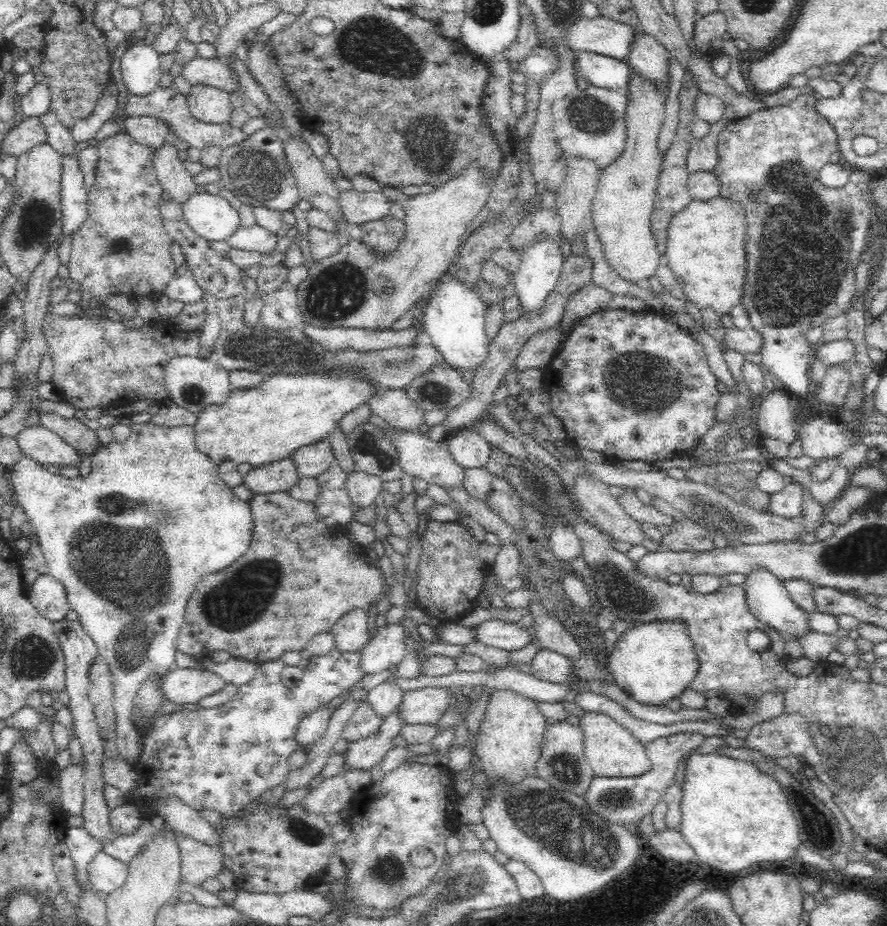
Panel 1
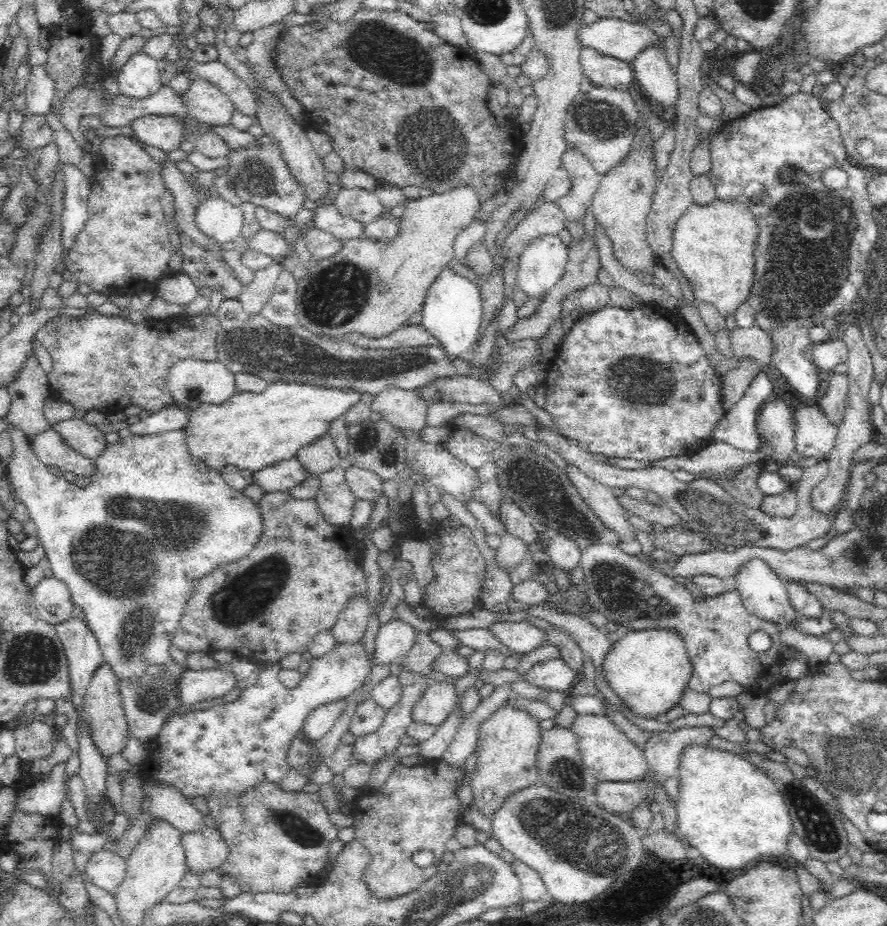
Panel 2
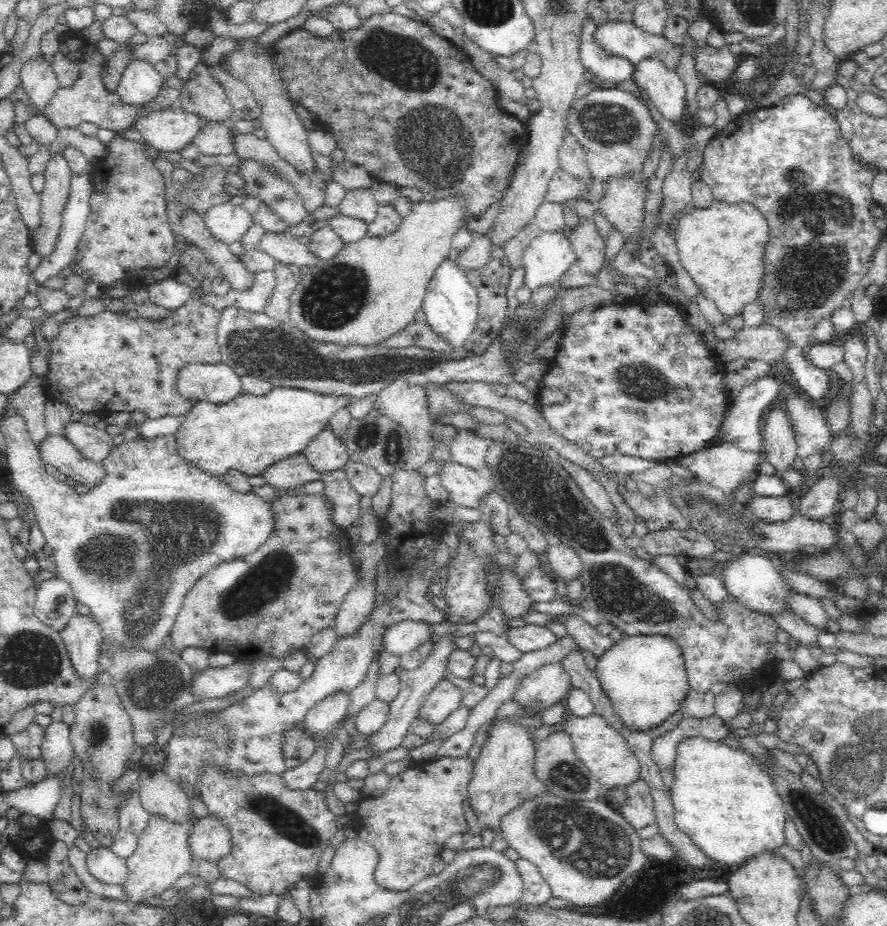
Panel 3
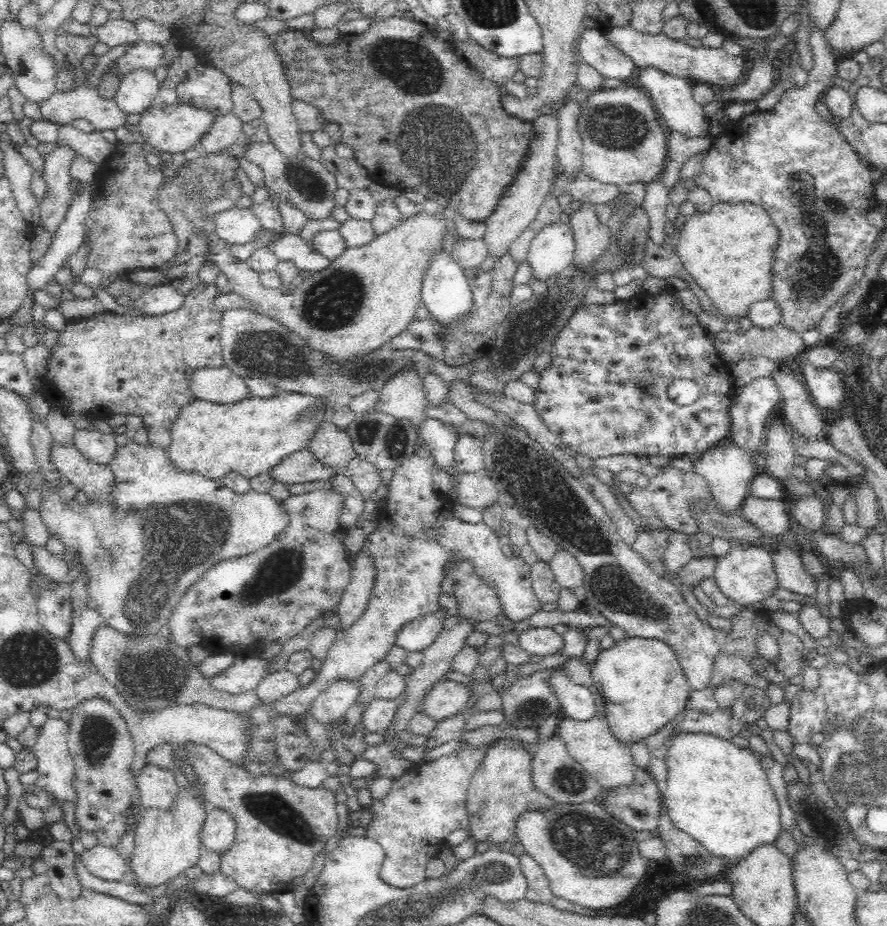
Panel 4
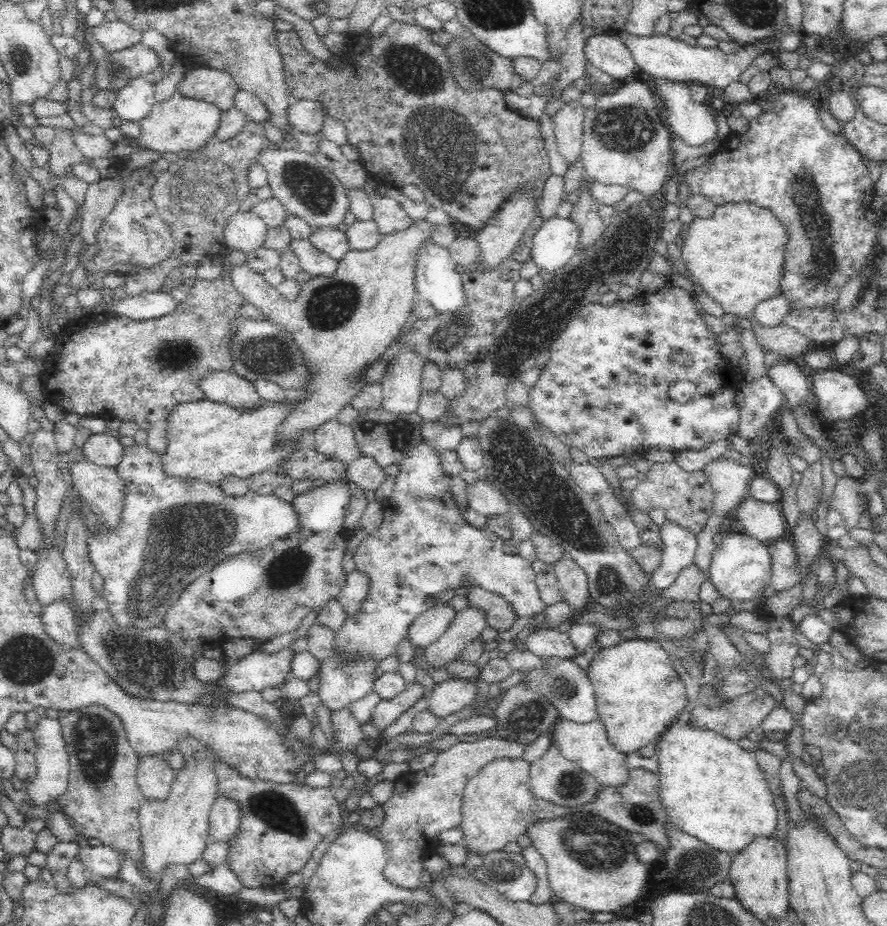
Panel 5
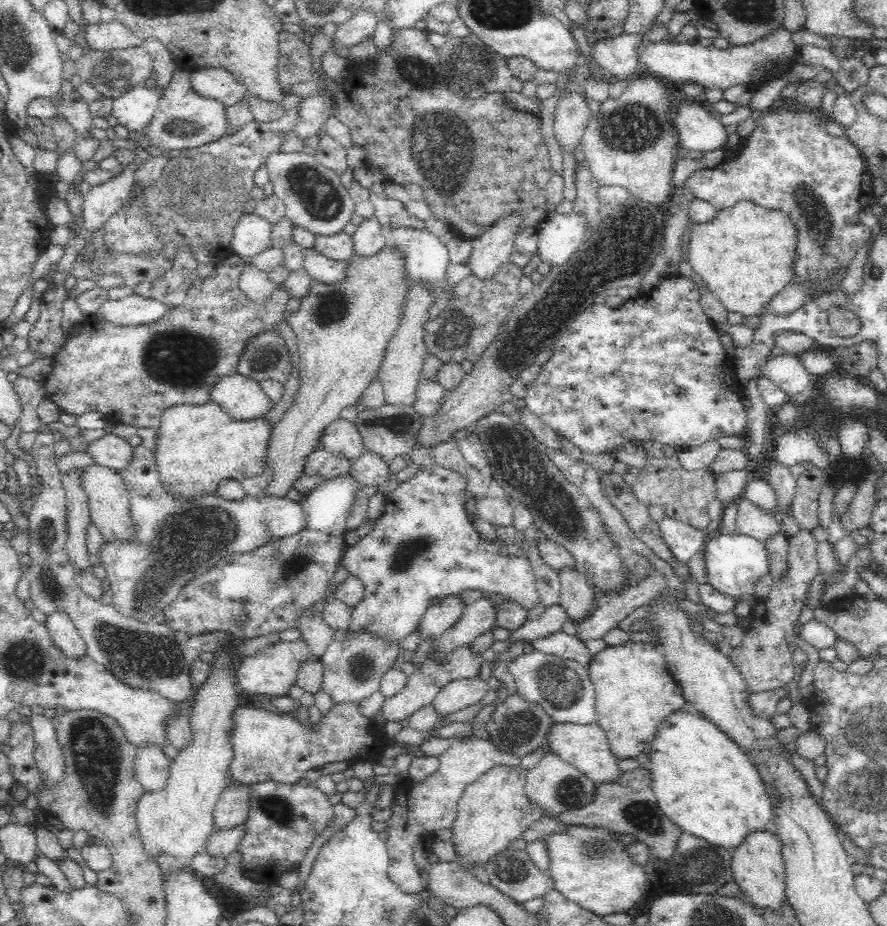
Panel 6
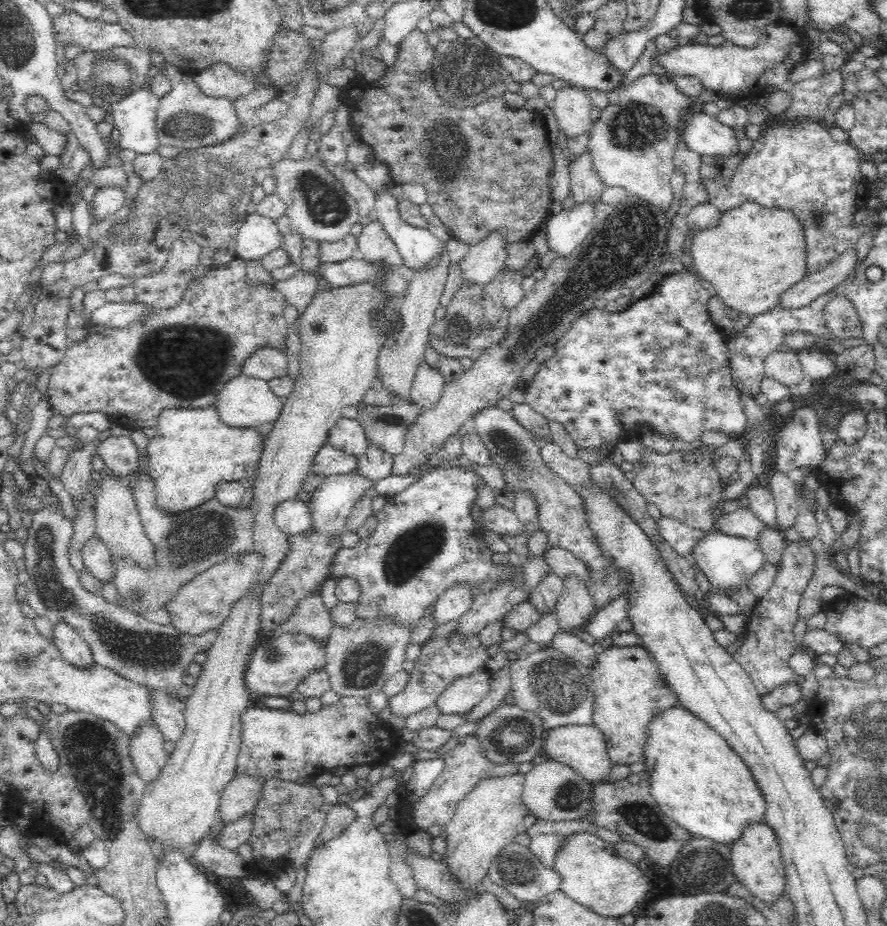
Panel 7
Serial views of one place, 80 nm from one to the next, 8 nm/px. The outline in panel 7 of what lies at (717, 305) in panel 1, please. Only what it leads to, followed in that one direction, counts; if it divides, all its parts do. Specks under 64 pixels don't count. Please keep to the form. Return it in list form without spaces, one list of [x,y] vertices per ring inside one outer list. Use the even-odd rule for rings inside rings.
[[[752,201],[722,211],[720,222],[716,226],[692,232],[686,255],[687,261],[696,268],[697,276],[714,291],[715,296],[722,299],[727,308],[748,316],[756,316],[774,308],[788,288],[808,275],[804,259],[804,231],[796,215],[776,207],[766,208]]]

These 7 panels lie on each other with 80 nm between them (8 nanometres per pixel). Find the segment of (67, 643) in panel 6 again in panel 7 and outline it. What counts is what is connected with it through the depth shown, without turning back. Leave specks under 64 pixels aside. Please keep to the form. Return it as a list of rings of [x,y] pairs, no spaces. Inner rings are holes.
[[[59,621],[50,628],[54,630],[52,640],[63,659],[79,668],[90,668],[93,654],[89,644],[78,635],[78,632],[64,621]]]

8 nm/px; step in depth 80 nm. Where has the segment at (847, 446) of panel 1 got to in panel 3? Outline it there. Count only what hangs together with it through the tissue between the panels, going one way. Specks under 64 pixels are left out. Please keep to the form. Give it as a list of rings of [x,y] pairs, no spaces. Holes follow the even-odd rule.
[[[783,382],[780,389],[786,394],[785,411],[788,413],[791,429],[795,432],[797,456],[805,459],[814,453],[828,452],[834,436],[822,415],[822,409],[801,392],[796,384]]]

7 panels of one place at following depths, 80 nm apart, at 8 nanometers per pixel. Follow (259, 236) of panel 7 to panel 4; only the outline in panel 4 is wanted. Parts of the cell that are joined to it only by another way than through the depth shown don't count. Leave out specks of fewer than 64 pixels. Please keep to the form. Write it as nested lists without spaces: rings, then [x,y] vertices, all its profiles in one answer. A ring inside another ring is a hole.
[[[232,206],[228,210],[212,214],[209,220],[214,223],[214,234],[230,245],[253,242],[256,230],[261,228],[260,221],[251,207]]]

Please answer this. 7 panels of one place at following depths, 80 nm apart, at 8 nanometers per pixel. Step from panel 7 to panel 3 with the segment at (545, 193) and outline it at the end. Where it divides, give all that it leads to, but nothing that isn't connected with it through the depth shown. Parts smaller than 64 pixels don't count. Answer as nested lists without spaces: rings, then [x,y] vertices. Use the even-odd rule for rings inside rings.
[[[391,11],[374,14],[361,19],[362,25],[351,30],[336,30],[330,37],[319,38],[310,35],[308,30],[299,28],[280,38],[274,46],[273,54],[277,68],[284,81],[285,90],[293,100],[299,101],[312,112],[318,122],[324,124],[325,130],[334,135],[336,148],[344,152],[348,163],[364,167],[374,178],[399,187],[416,187],[429,192],[432,197],[448,198],[448,196],[465,196],[465,210],[468,216],[476,216],[484,212],[490,204],[503,198],[510,184],[521,149],[526,144],[527,127],[519,118],[504,113],[496,97],[498,91],[483,75],[474,69],[472,62],[460,47],[452,45],[448,40],[435,34],[426,22],[417,22],[406,16],[394,14]]]

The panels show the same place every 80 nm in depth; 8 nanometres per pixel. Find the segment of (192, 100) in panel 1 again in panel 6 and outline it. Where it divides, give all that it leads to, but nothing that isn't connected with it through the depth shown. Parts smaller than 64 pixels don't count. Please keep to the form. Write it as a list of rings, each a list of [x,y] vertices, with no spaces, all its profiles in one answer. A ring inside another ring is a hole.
[[[224,68],[188,69],[191,90],[204,98],[219,100],[224,106],[236,104],[249,93]]]

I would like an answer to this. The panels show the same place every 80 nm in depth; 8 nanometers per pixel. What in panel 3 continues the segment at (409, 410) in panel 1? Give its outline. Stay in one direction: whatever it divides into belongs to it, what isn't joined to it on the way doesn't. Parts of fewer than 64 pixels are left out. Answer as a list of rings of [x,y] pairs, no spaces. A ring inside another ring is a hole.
[[[398,379],[387,384],[380,392],[377,392],[377,398],[374,401],[373,408],[379,411],[396,423],[400,423],[409,434],[410,454],[406,466],[403,468],[408,472],[417,471],[422,464],[433,458],[433,441],[429,434],[432,427],[430,411],[428,411],[426,389],[423,386],[416,385],[411,387],[404,379]]]

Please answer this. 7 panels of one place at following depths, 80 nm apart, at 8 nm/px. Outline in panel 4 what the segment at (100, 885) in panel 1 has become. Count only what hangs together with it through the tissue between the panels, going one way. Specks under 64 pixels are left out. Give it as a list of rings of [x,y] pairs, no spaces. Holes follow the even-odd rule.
[[[95,845],[91,849],[78,847],[83,863],[93,876],[107,881],[122,881],[127,871],[127,862],[113,847]]]

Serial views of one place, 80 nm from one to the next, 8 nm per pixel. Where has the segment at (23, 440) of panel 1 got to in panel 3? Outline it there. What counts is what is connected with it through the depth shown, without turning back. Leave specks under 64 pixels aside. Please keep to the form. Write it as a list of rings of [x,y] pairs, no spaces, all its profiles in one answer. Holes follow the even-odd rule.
[[[64,435],[44,436],[43,442],[38,446],[38,454],[45,465],[55,466],[62,474],[73,478],[76,483],[92,487],[103,480],[104,467],[98,462],[84,458]]]

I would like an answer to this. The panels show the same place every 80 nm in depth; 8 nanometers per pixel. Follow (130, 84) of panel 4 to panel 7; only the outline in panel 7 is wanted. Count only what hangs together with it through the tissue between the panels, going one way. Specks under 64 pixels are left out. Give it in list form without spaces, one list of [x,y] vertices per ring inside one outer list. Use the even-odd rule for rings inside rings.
[[[152,90],[127,92],[122,98],[111,103],[114,125],[120,131],[119,147],[138,154],[158,152],[159,141],[154,129],[159,97]]]

